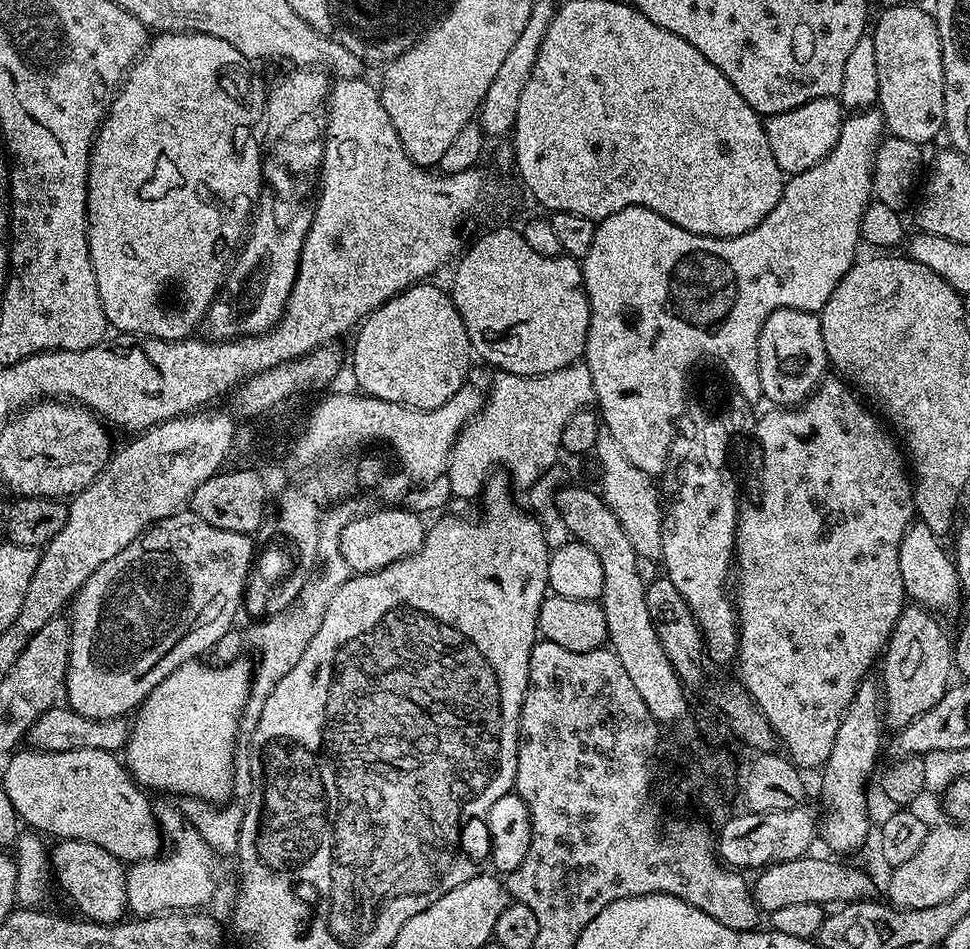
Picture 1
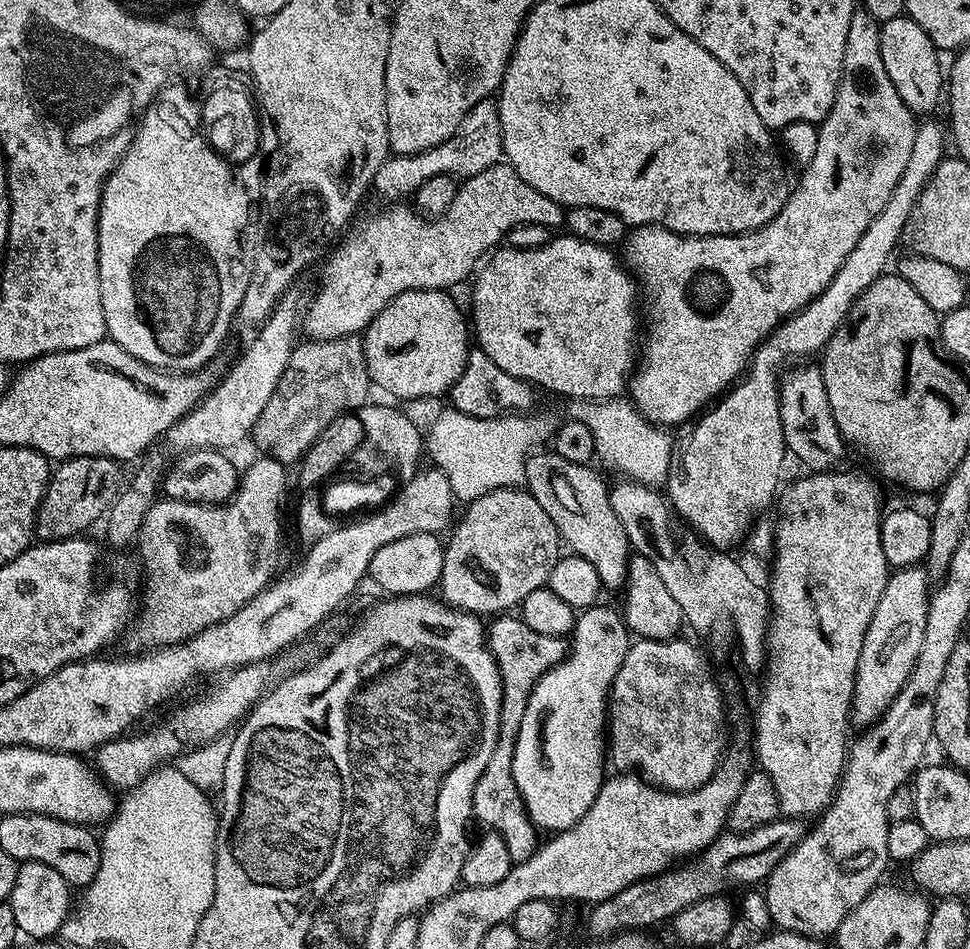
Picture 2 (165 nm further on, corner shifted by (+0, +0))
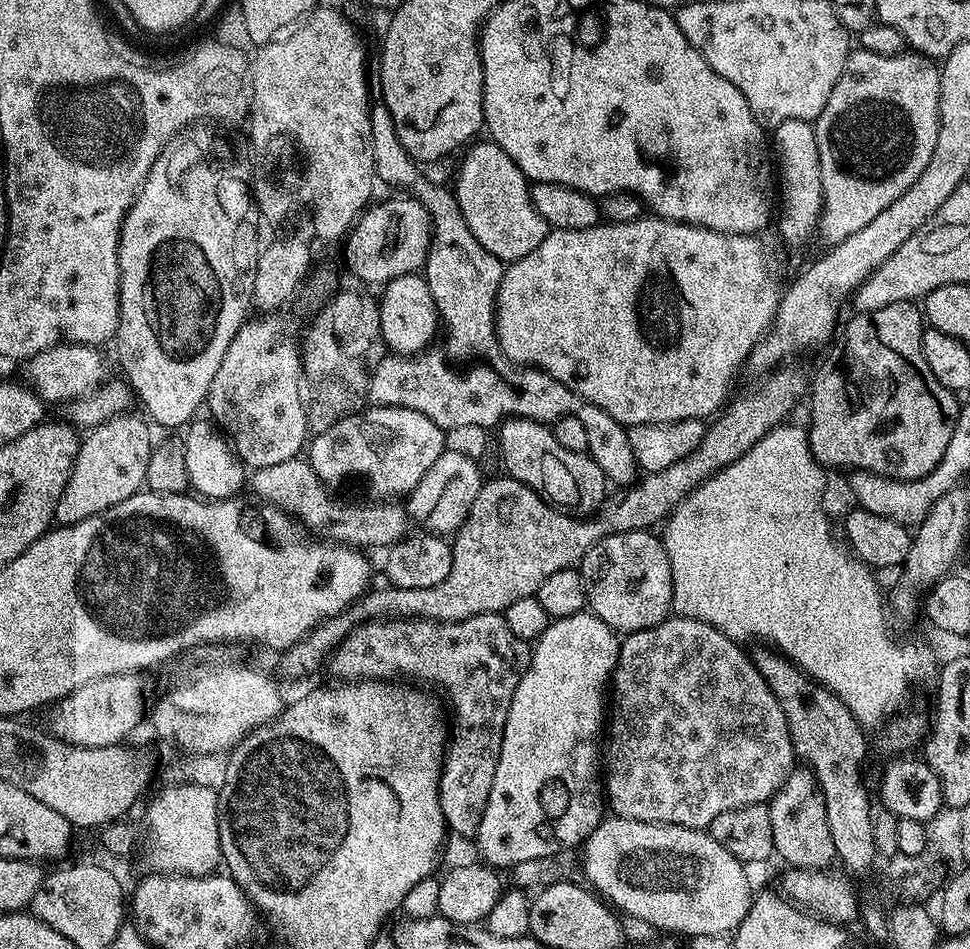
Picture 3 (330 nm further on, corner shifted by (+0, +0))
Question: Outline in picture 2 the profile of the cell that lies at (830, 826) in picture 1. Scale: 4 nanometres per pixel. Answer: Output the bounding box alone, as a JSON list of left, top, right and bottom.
[850,567,930,725]

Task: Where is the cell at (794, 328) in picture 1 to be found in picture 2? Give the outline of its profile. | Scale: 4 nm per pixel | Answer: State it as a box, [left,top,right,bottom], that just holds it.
[778,362,846,470]

